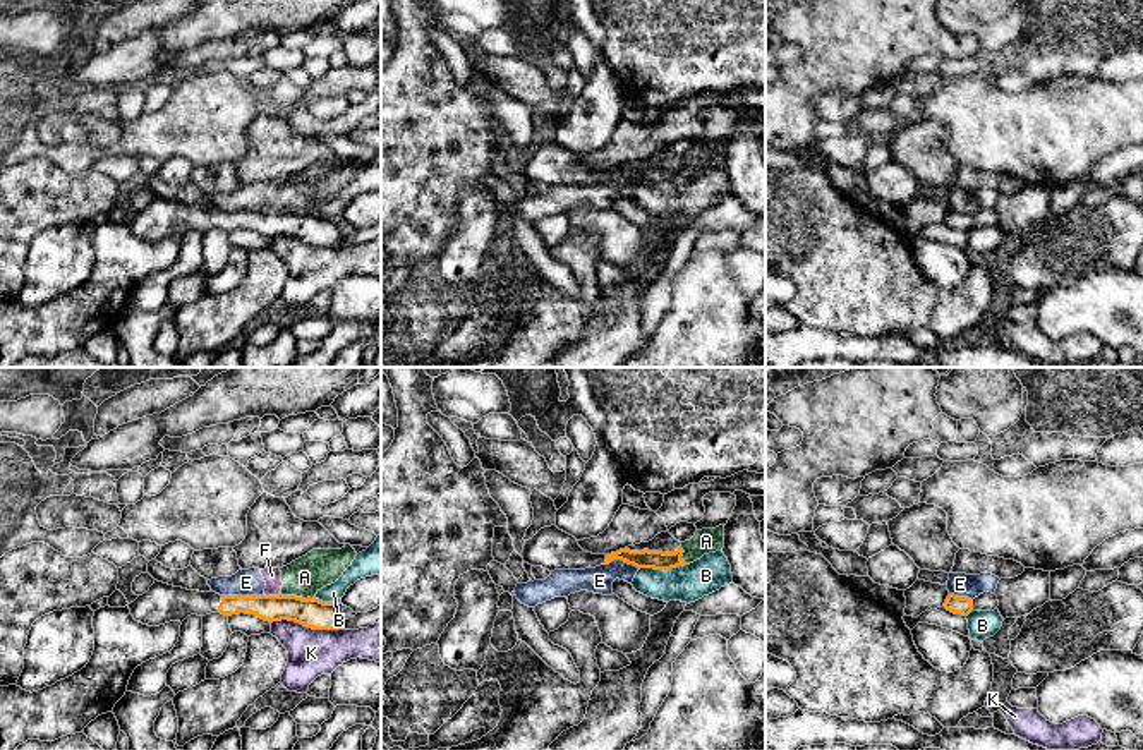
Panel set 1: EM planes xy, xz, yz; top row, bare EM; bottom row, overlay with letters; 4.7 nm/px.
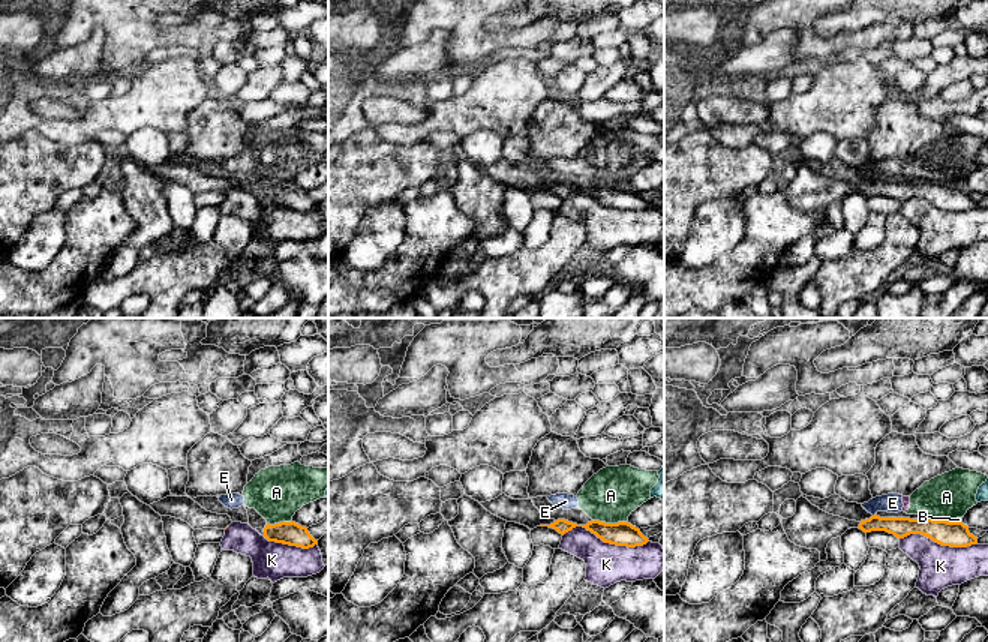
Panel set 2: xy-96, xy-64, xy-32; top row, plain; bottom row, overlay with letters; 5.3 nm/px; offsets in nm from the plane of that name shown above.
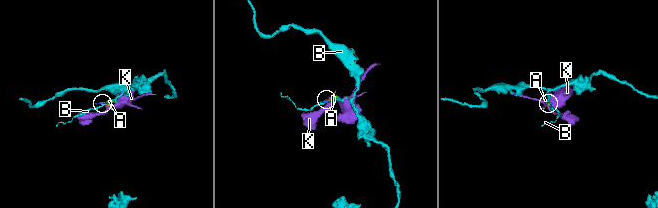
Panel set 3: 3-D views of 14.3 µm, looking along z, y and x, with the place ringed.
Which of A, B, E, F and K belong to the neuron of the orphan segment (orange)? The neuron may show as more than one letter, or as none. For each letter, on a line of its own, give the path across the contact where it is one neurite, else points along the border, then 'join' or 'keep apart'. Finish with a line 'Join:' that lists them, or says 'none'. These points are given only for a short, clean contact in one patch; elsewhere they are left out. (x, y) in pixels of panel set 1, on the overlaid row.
A: along xy (280, 592), (314, 598) | keep apart
B: along xz (690, 563), (665, 570), (639, 570) | keep apart
E: along xy (263, 592), (222, 596) | keep apart
F: keep apart
K: along xy (272, 622), (294, 620), (313, 629), (338, 630) | keep apart
Join: none

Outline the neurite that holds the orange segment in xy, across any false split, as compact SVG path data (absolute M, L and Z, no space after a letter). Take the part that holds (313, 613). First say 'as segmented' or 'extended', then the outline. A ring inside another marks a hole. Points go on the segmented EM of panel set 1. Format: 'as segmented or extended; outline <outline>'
extended; outline M154 580L148 592L129 604L136 621L160 626L170 621L184 621L190 614L225 616L245 613L264 621L295 621L312 630L340 630L345 620L340 604L323 602L316 597L297 596L220 596L216 592L187 590Z

